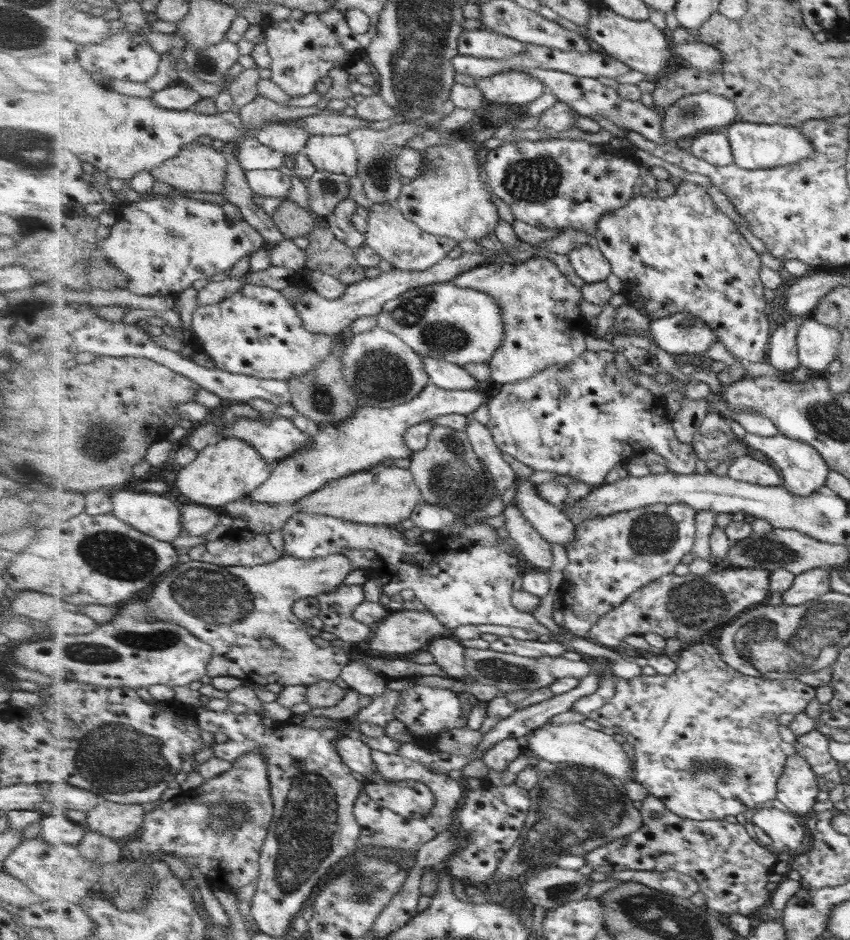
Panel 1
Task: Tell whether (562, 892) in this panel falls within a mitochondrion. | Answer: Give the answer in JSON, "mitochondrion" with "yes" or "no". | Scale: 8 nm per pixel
{"mitochondrion":"yes"}

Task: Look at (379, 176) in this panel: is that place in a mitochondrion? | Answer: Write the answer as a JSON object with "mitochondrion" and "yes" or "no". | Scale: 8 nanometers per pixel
{"mitochondrion":"yes"}

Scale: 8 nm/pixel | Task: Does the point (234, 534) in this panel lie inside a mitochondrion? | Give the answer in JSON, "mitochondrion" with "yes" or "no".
{"mitochondrion":"no"}

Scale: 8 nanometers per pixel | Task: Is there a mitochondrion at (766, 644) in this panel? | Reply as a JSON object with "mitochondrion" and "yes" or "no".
{"mitochondrion":"yes"}

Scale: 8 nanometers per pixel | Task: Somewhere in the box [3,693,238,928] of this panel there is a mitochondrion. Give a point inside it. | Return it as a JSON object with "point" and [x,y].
{"point":[115,761]}

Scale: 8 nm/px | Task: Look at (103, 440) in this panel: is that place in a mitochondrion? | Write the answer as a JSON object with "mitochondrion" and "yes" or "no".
{"mitochondrion":"yes"}

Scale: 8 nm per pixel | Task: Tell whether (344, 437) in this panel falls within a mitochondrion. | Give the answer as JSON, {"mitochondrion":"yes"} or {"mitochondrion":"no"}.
{"mitochondrion":"yes"}

